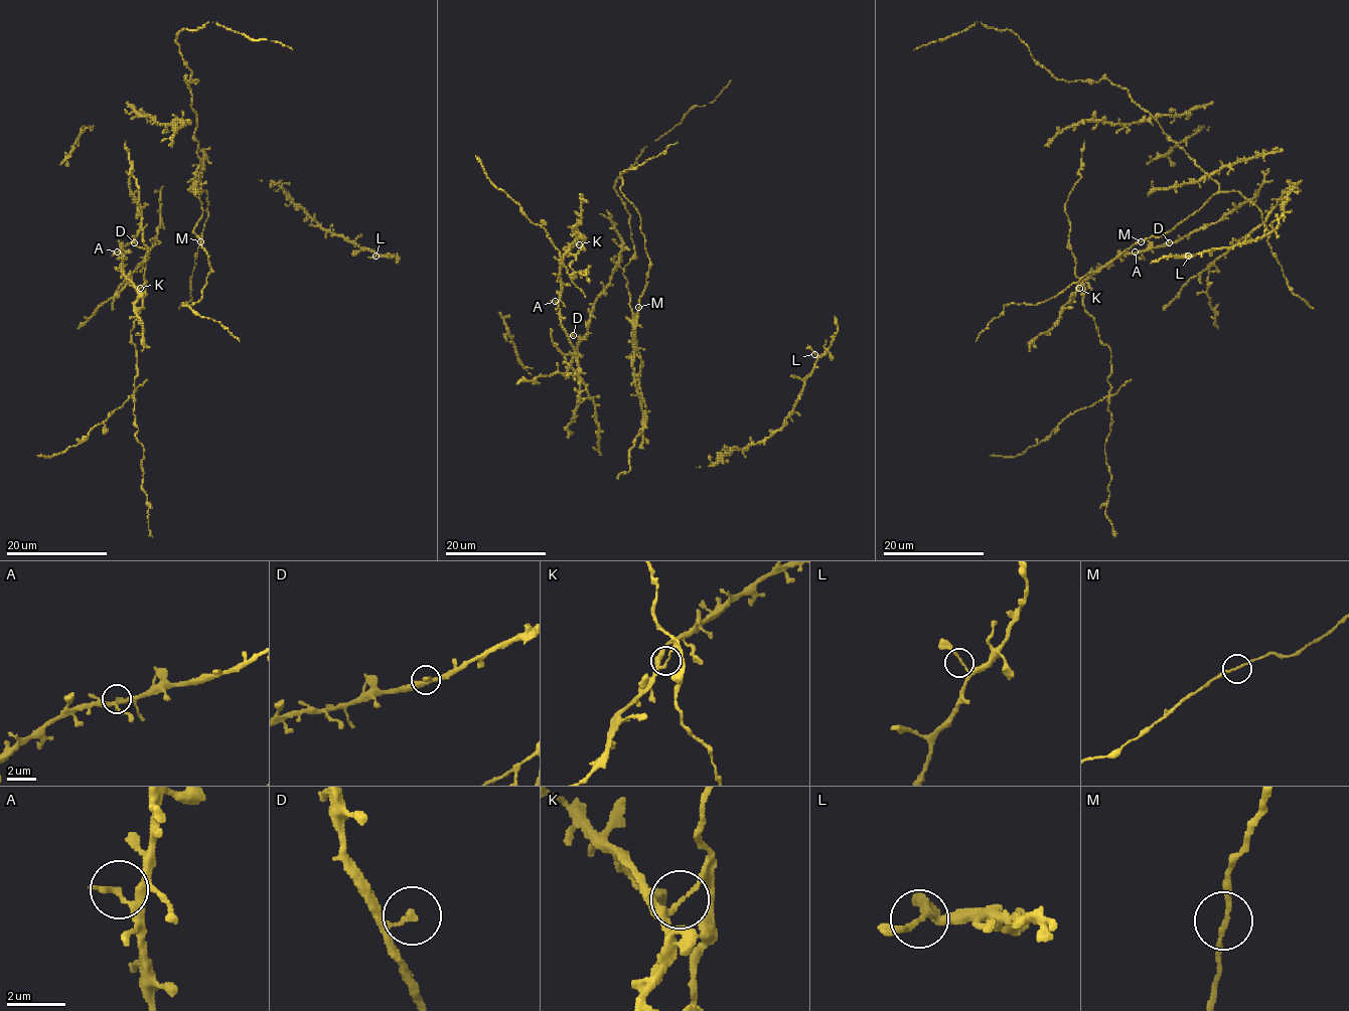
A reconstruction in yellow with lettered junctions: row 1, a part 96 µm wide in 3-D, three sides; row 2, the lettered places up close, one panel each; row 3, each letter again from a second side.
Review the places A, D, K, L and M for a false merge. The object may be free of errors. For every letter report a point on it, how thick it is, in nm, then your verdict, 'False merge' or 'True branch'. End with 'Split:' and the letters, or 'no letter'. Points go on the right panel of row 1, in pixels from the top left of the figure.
A: Place: (1135, 251). Thickness 160 nm. True branch
D: Place: (1169, 242). Thickness 150 nm. True branch
K: Place: (1079, 288). Thickness 150 nm. False merge
L: Place: (1188, 256). Thickness 150 nm. True branch
M: Place: (1141, 241). Thickness 150 nm. True branch
Split: K

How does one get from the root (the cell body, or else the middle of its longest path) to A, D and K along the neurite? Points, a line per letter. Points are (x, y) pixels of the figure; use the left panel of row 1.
A: (141, 225), (136, 236), (117, 251)
D: (141, 225), (131, 241), (134, 242)
K: (141, 225), (136, 236), (121, 249), (122, 272), (138, 290), (141, 289)

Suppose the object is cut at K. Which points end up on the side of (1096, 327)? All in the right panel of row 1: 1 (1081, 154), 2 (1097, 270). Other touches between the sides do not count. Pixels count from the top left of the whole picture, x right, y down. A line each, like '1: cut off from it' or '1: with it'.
1: with it
2: cut off from it

